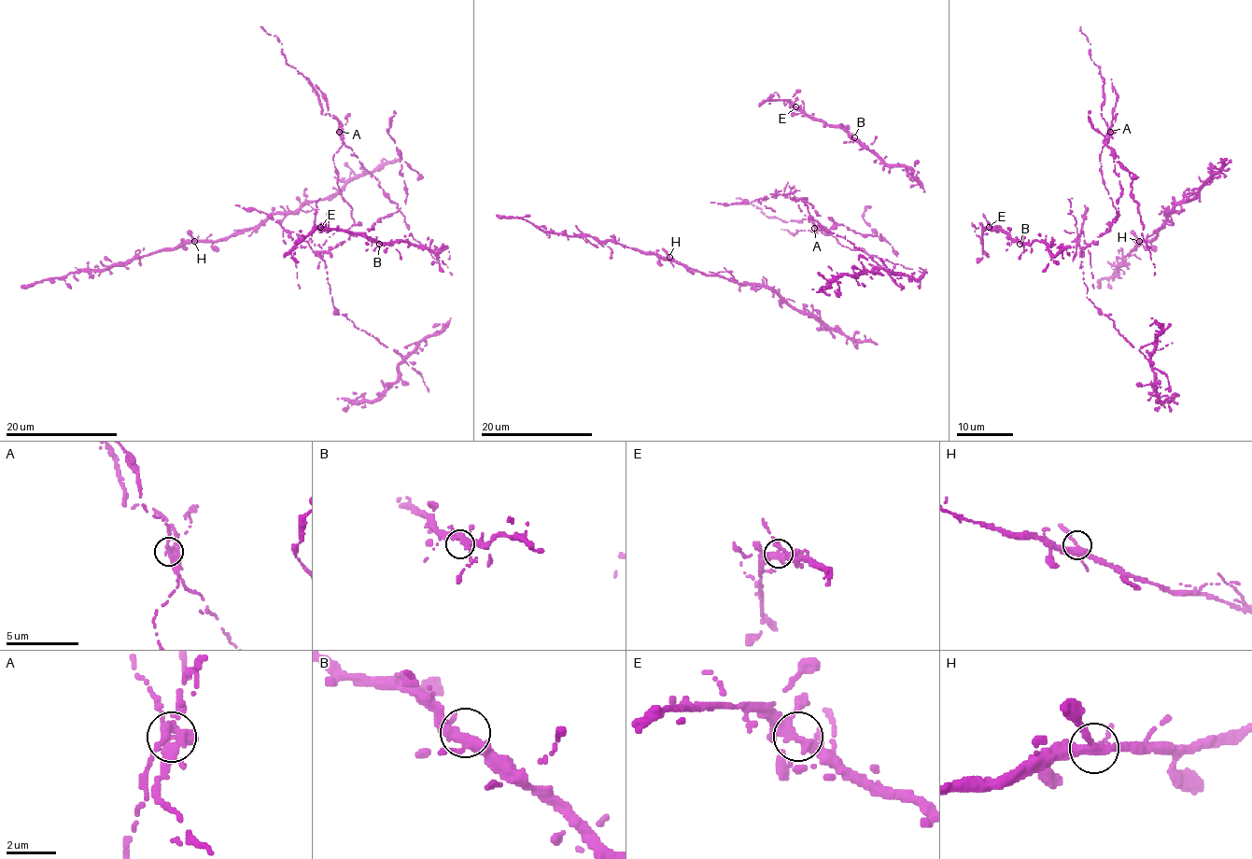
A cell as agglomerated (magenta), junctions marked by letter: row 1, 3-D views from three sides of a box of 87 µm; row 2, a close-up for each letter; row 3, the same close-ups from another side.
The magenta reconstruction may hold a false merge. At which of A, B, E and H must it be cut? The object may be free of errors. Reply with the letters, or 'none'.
A

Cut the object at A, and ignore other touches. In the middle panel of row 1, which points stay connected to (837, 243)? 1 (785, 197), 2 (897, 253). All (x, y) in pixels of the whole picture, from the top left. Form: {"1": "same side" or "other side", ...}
{"1": "other side", "2": "other side"}

